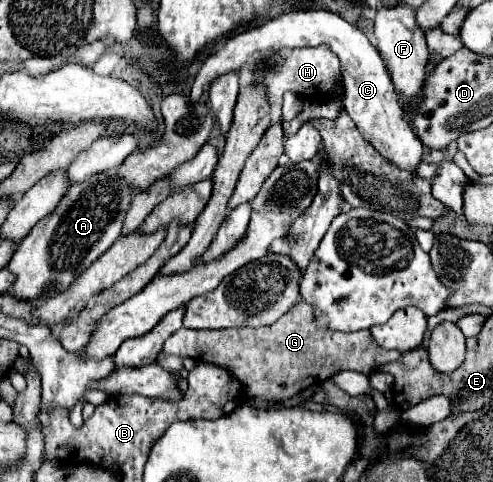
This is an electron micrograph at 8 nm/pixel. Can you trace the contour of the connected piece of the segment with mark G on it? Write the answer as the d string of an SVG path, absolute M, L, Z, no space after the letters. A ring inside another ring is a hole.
M297 301L289 313L269 327L235 327L219 331L193 331L181 327L163 343L163 355L191 357L201 363L213 363L229 369L235 379L243 383L249 395L265 401L287 401L299 391L319 385L339 371L351 369L357 373L371 373L371 369L397 361L399 351L381 349L369 331L339 333L319 329L313 321L311 305Z

